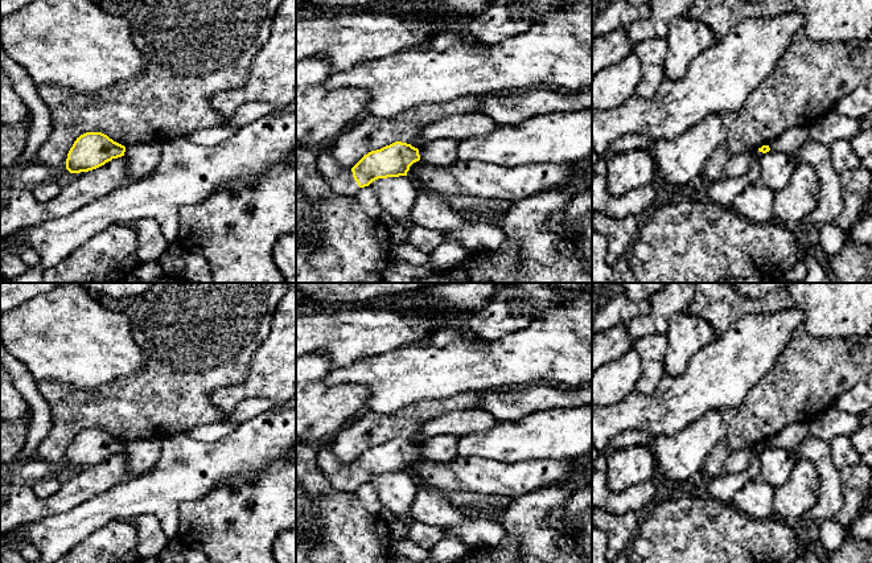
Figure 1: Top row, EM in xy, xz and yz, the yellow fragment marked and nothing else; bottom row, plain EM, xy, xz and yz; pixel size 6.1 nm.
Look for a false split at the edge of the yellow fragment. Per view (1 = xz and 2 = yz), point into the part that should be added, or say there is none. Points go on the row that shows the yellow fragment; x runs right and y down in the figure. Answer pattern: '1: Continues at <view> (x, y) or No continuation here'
1: Continues at xz (341, 180)
2: No continuation here

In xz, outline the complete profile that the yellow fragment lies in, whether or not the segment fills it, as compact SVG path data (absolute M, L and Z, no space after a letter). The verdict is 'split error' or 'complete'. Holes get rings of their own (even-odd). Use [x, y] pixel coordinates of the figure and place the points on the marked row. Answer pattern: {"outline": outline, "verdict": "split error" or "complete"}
{"outline": "M402 141L369 152L351 169L336 161L330 143L317 151L320 174L334 192L344 196L355 196L359 188L378 178L407 176L410 167L419 160L419 149Z", "verdict": "split error"}

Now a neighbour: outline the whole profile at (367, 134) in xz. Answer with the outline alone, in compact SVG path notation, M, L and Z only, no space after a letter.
M461 96L448 103L427 103L396 118L363 115L332 143L336 161L351 169L365 155L395 141L414 144L423 130L441 119L481 111L486 96Z

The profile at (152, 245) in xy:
M144 218L133 227L137 235L137 258L140 263L159 262L169 247L160 225L152 218Z

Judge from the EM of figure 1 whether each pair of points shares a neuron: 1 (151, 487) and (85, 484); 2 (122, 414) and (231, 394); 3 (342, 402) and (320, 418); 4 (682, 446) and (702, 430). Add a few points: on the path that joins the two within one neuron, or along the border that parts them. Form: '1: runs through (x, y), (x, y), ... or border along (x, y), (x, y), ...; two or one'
1: border along (130, 477), (87, 500); two
2: border along (239, 382), (213, 394), (225, 419); two
3: runs through (337, 406), (330, 407), (325, 412); one
4: runs through (687, 444), (696, 435); one

